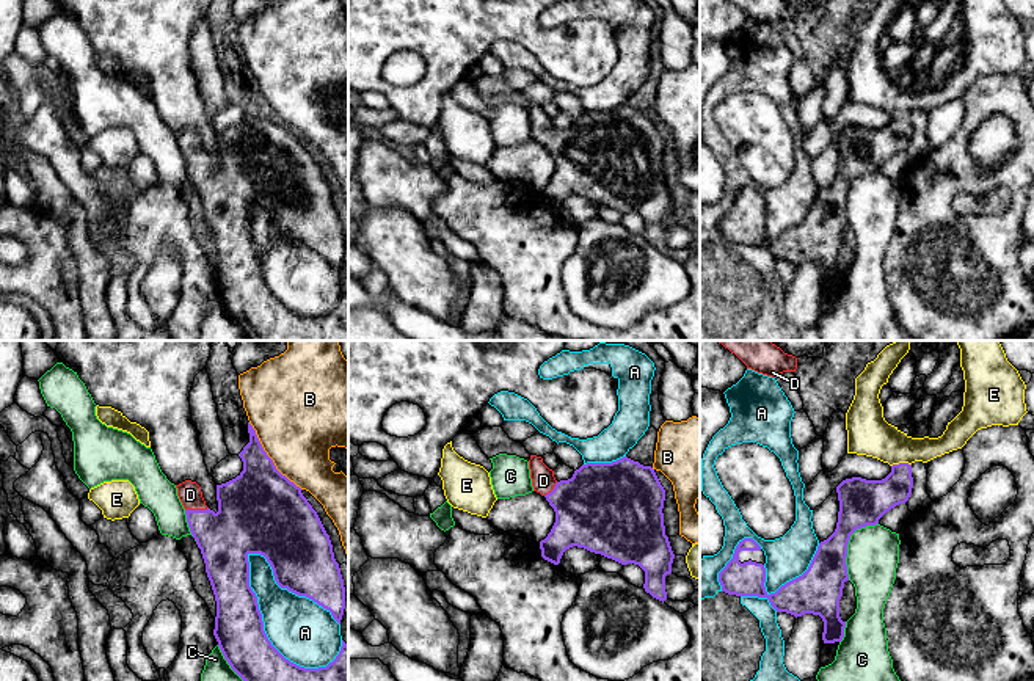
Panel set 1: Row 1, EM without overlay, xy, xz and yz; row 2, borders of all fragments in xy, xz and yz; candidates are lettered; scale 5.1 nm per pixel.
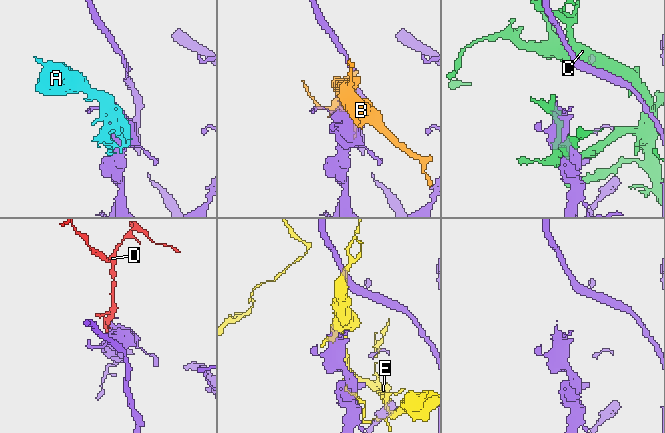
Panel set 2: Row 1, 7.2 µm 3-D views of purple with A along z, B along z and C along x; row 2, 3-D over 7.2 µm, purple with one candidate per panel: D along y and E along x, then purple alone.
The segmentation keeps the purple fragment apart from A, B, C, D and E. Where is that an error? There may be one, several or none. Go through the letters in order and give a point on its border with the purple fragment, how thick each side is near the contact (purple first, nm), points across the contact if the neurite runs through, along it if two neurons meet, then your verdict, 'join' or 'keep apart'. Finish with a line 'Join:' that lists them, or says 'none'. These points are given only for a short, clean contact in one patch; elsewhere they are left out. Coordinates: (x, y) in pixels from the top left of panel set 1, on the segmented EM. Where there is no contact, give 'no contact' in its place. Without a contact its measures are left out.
A: meets purple in xy at (262, 625); 260 nm thick on the purple side, 320 nm on the other; keep apart
B: meets purple in xy at (270, 458); 400 nm thick on the purple side, 460 nm on the other; keep apart
C: meets purple in yz at (848, 543); 240 nm thick on the purple side, 280 nm on the other; keep apart
D: meets purple in xy at (196, 510); 300 nm thick on the purple side, 120 nm on the other; runs through xy (243, 523), (209, 523), (196, 510), (190, 495); join
E: meets purple in yz at (901, 463); 200 nm thick on the purple side, 220 nm on the other; keep apart
Join: D

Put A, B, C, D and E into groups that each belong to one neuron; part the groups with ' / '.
A / B / C / D / E

